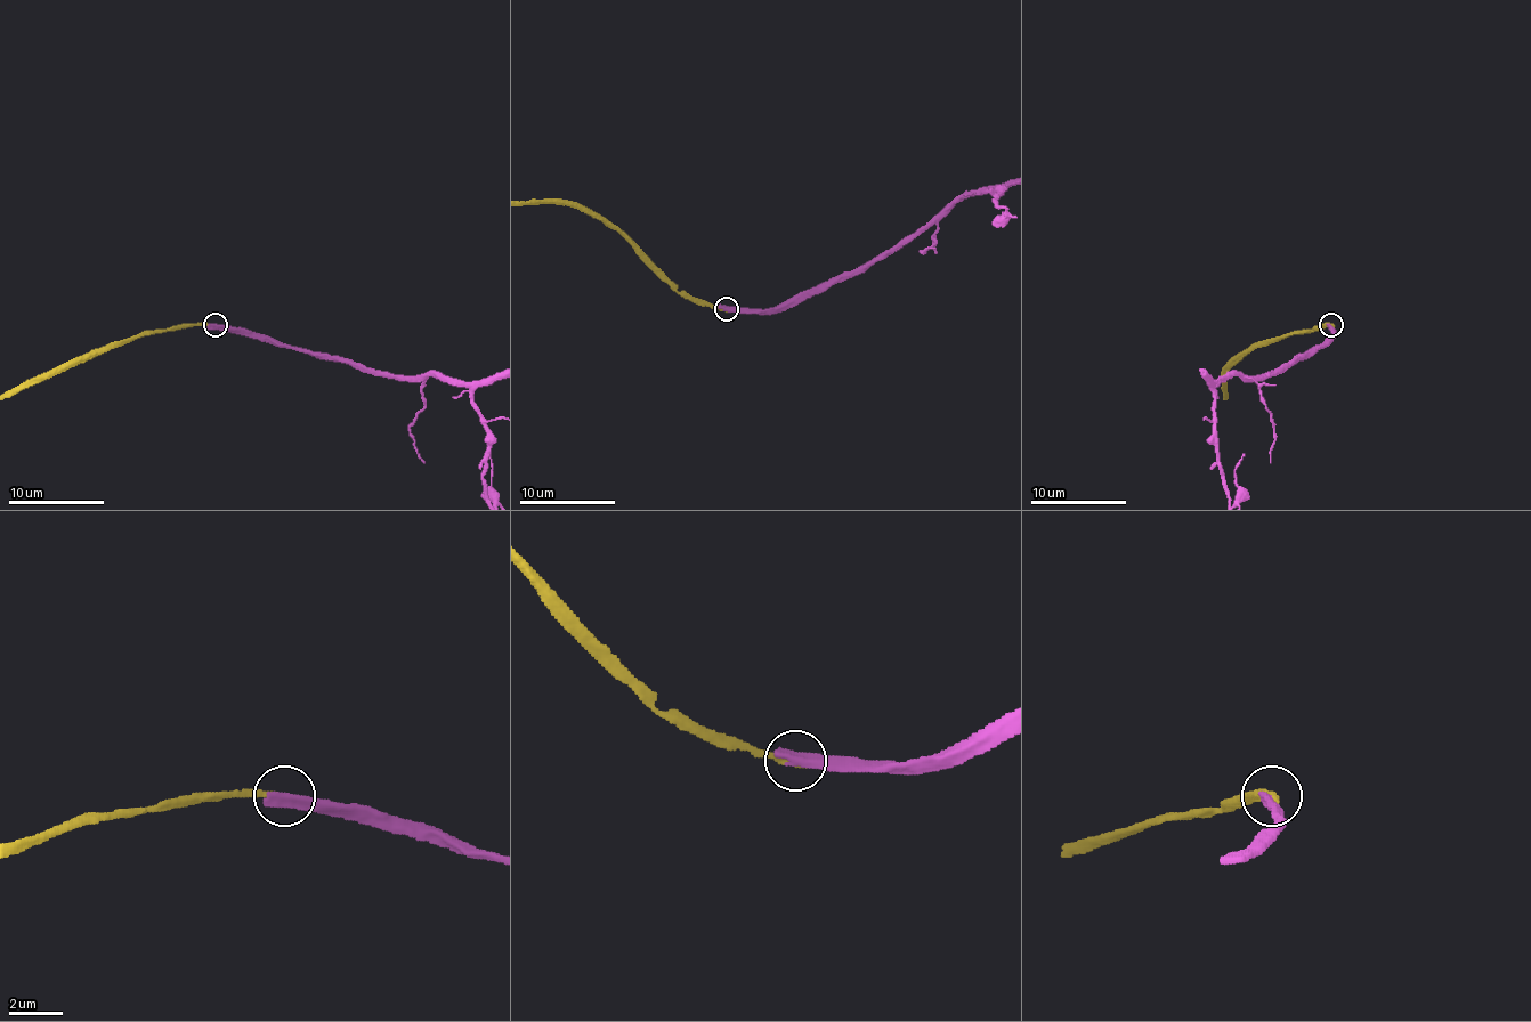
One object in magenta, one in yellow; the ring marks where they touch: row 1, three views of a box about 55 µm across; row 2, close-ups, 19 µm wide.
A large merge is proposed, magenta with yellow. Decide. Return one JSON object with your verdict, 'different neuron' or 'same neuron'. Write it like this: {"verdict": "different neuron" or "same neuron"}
{"verdict": "different neuron"}

